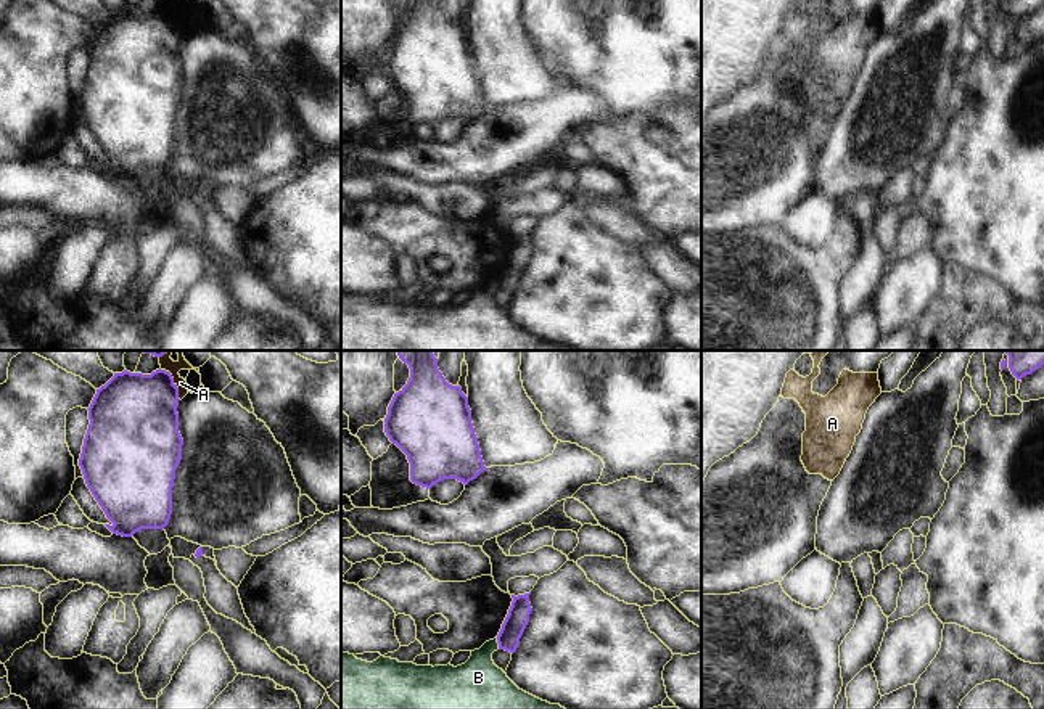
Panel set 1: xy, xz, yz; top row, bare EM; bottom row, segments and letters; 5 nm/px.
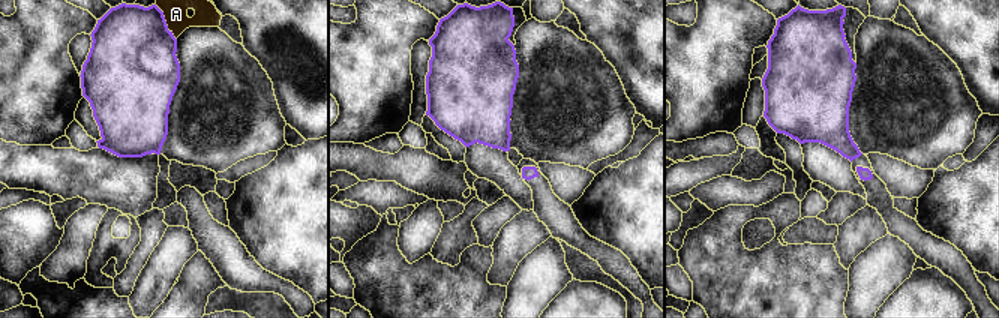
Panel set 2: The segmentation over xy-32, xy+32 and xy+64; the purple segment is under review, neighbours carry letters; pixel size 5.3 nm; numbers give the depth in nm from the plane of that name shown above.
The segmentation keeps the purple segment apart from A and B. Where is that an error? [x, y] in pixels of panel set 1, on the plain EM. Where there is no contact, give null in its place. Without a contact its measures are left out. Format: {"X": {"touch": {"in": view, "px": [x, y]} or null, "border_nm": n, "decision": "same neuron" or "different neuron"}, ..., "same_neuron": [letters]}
{"A": {"touch": {"in": "xy", "px": [172, 21]}, "border_nm": 190, "decision": "different neuron"}, "B": {"touch": {"in": "xz", "px": [497, 282]}, "border_nm": 60, "decision": "different neuron"}, "same_neuron": []}

